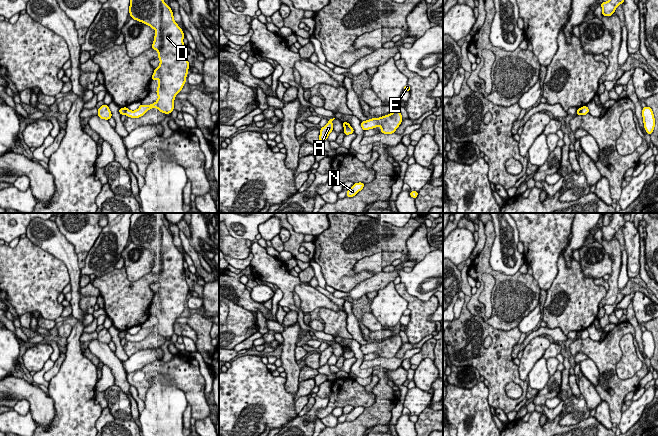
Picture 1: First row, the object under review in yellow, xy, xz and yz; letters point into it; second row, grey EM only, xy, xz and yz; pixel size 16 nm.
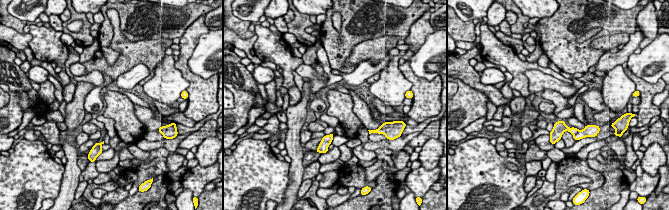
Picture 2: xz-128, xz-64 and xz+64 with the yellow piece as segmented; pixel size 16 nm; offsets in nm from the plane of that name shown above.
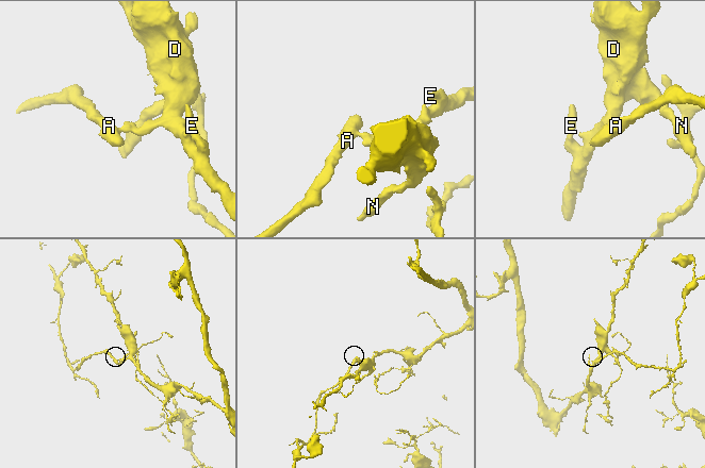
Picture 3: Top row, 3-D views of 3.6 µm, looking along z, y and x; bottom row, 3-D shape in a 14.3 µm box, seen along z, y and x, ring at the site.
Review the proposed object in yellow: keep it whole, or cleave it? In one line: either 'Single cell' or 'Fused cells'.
Fused cells

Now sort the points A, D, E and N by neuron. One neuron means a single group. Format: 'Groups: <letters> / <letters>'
Groups: A / D E N

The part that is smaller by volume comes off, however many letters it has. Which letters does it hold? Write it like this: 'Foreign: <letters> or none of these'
Foreign: A

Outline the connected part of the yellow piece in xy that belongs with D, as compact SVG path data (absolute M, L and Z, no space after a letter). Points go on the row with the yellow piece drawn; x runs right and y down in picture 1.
M130 0L131 18L156 30L151 49L158 52L159 67L154 69L151 80L159 80L156 93L158 99L150 105L141 104L135 111L125 109L131 118L143 116L151 108L170 114L174 110L174 99L186 83L189 62L183 43L184 33L174 21L171 8L164 0Z

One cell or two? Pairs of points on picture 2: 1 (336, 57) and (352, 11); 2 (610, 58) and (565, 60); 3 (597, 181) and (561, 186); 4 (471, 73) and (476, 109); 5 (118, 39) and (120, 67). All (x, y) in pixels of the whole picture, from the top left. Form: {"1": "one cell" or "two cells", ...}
{"1": "one cell", "2": "two cells", "3": "one cell", "4": "two cells", "5": "one cell"}

